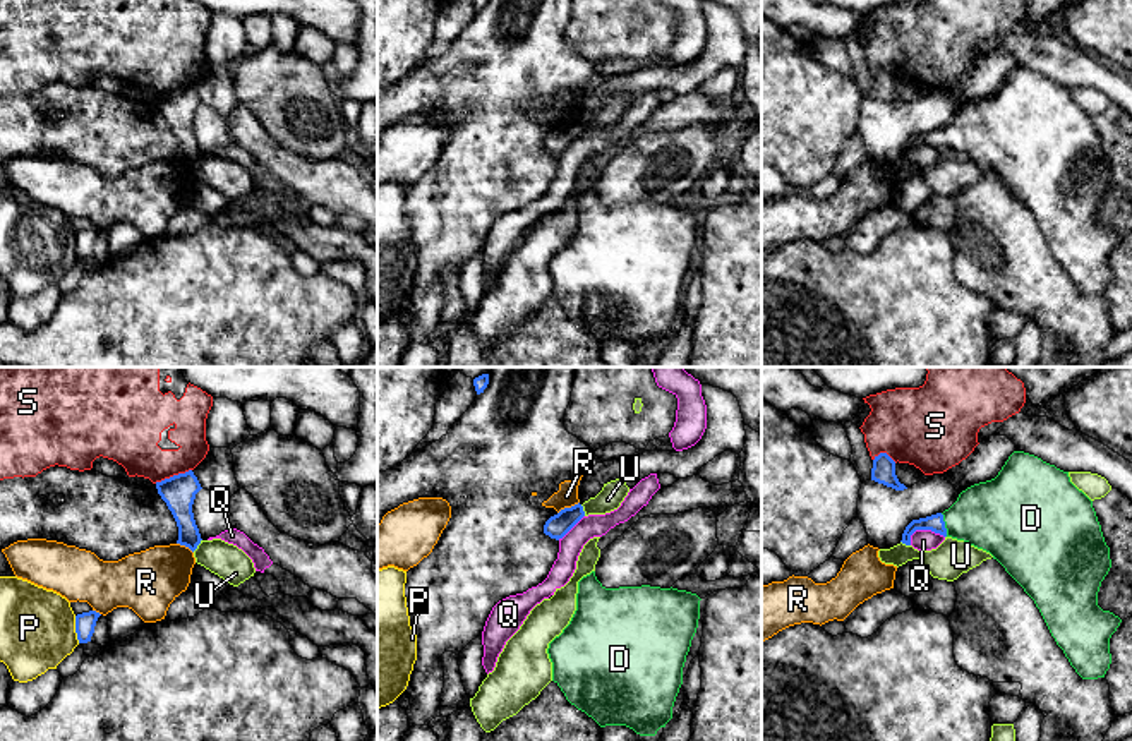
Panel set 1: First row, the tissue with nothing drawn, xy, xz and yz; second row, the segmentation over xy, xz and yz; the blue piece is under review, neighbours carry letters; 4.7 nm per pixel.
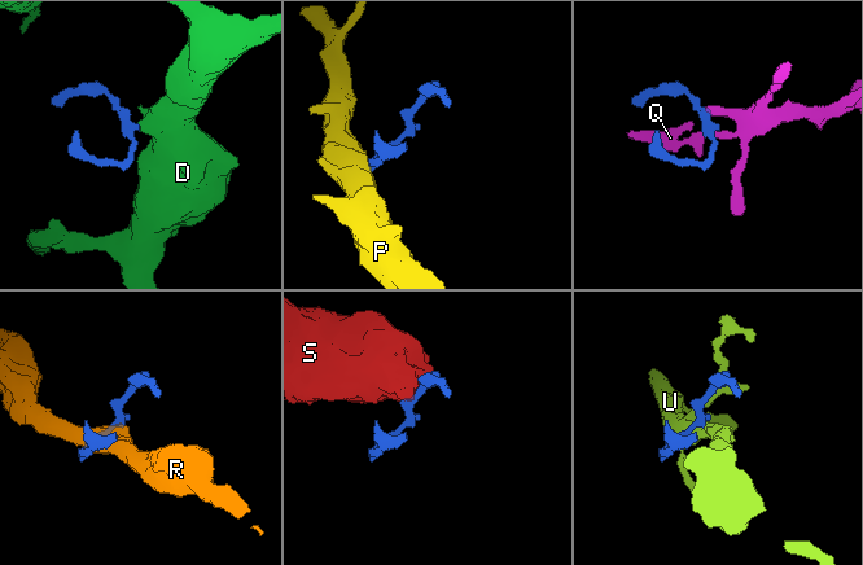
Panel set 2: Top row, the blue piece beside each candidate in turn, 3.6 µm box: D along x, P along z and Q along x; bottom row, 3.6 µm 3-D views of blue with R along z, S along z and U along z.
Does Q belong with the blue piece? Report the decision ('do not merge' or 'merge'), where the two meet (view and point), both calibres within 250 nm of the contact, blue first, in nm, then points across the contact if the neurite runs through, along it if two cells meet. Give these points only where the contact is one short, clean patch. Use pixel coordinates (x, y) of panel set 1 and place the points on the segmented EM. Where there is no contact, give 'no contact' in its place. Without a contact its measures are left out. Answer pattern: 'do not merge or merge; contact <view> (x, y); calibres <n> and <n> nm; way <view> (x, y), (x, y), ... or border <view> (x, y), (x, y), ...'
do not merge; contact yz (923, 529); calibres 80 and 100 nm; border yz (944, 537), (930, 530), (916, 530), (909, 544)

